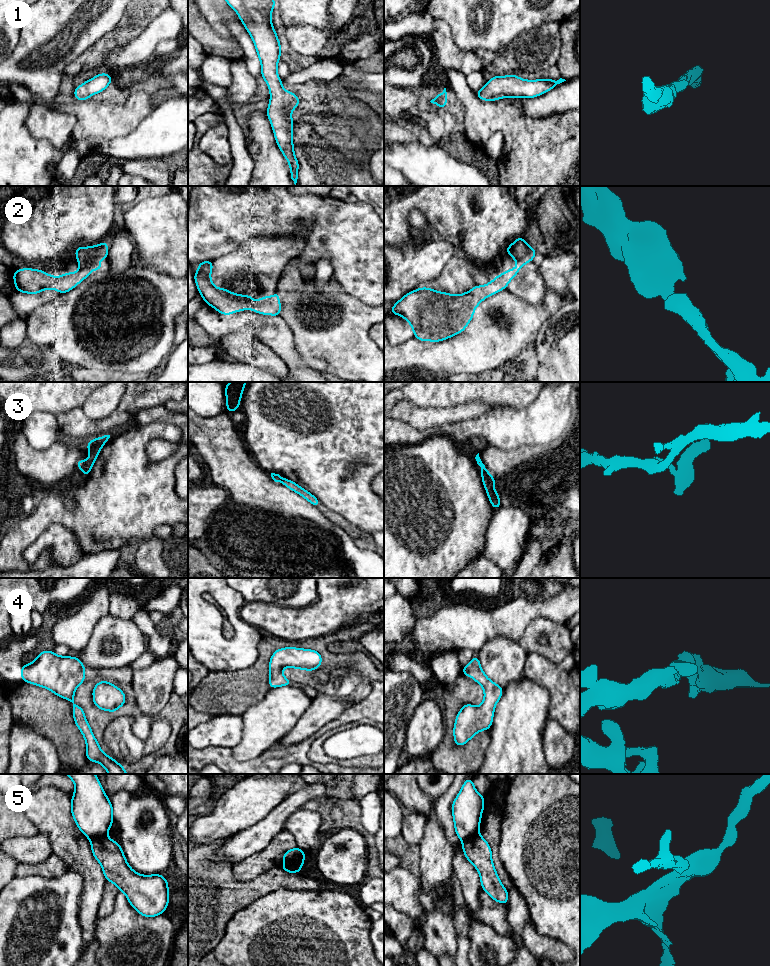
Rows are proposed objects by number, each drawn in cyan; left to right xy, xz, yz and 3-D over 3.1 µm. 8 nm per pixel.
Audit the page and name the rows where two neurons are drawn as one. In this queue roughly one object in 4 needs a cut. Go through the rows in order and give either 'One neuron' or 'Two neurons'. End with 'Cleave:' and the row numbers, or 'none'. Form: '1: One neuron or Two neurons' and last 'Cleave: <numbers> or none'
1: One neuron
2: One neuron
3: Two neurons
4: One neuron
5: Two neurons
Cleave: 3, 5

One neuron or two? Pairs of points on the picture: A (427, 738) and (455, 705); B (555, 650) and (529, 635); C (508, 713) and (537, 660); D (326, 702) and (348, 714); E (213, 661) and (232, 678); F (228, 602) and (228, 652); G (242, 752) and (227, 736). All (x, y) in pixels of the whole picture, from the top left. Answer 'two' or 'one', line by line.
A: two
B: one
C: two
D: two
E: two
F: one
G: two

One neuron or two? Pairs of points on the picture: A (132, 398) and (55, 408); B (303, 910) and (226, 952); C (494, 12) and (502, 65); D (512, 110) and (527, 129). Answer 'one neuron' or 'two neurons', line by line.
A: two neurons
B: one neuron
C: two neurons
D: one neuron

